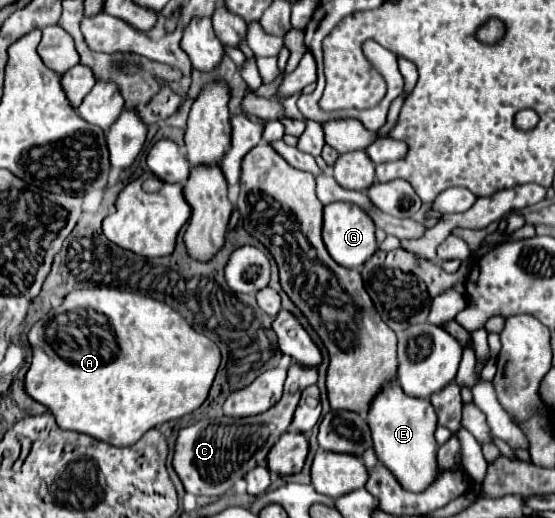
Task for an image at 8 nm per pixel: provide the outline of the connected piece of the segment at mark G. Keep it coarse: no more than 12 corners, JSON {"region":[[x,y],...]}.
{"region":[[354,204],[324,208],[322,240],[348,270],[376,252],[376,226]]}

